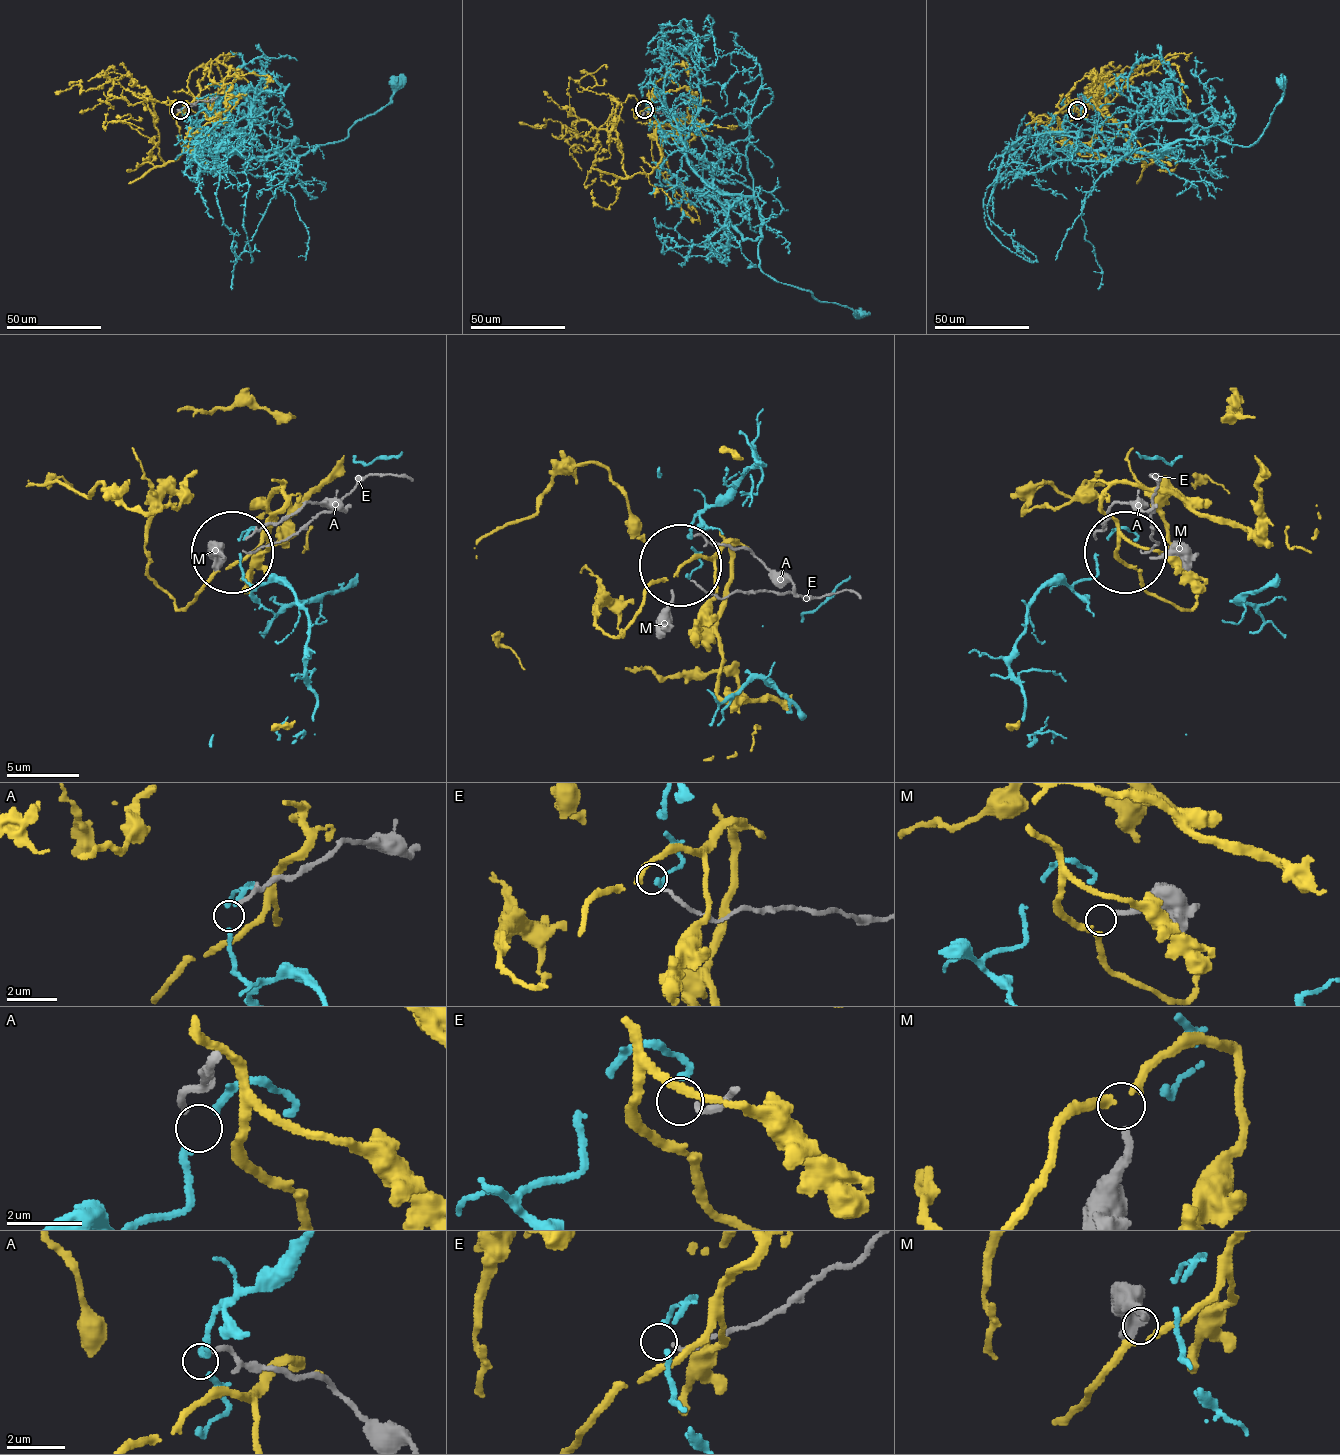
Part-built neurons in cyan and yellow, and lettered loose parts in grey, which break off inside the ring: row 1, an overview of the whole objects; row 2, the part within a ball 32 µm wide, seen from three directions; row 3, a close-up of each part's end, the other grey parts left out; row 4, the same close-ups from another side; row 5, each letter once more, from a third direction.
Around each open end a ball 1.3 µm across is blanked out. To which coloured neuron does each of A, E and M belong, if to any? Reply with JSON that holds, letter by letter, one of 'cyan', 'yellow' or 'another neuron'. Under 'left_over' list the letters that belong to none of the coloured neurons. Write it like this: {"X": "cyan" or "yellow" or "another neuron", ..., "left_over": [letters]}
{"A": "another neuron", "E": "another neuron", "M": "yellow", "left_over": ["A", "E"]}

